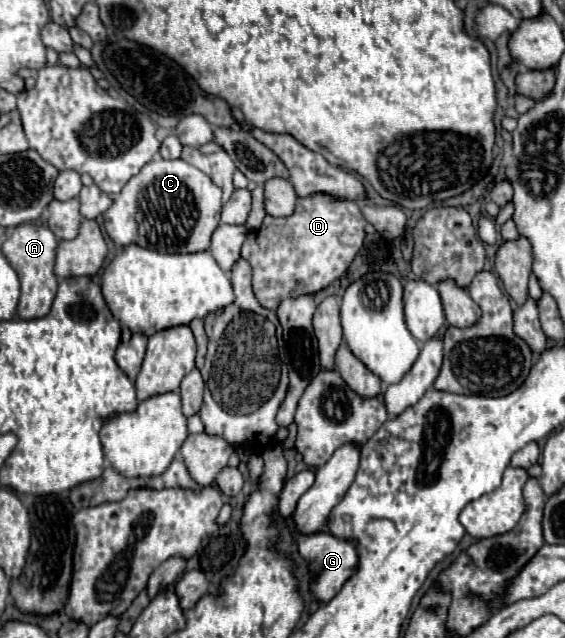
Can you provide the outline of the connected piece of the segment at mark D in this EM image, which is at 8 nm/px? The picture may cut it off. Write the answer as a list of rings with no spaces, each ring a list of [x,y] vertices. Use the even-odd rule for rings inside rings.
[[[325,194],[297,198],[297,208],[287,218],[265,216],[261,228],[247,234],[241,252],[253,270],[253,292],[259,304],[277,310],[281,300],[317,294],[341,278],[363,246],[365,224],[357,202],[335,200]]]

